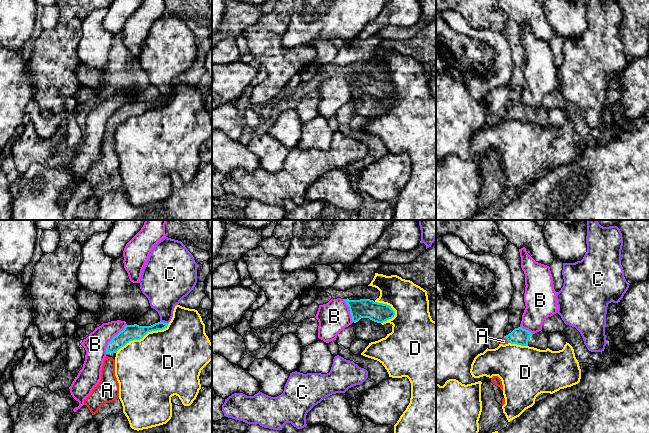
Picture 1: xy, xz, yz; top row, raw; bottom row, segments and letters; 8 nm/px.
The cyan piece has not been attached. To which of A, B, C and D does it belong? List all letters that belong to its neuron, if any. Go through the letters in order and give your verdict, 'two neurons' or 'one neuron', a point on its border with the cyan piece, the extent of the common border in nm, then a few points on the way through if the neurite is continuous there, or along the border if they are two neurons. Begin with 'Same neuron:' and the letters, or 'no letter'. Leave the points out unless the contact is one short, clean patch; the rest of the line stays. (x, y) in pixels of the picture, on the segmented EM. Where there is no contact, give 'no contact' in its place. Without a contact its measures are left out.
Same neuron: A
A: one neuron; meets cyan in yz at (506, 338); contact 60 nm long; runs through yz (519, 336), (506, 338), (503, 341)
B: two neurons; meets cyan in xy at (112, 338); contact 300 nm long; border along xy (126, 324), (108, 343), (105, 353)
C: two neurons; meets cyan in xy at (163, 322); contact 80 nm long; border along xy (160, 320), (168, 323)
D: two neurons; meets cyan in xy at (142, 337); contact 500 nm long

